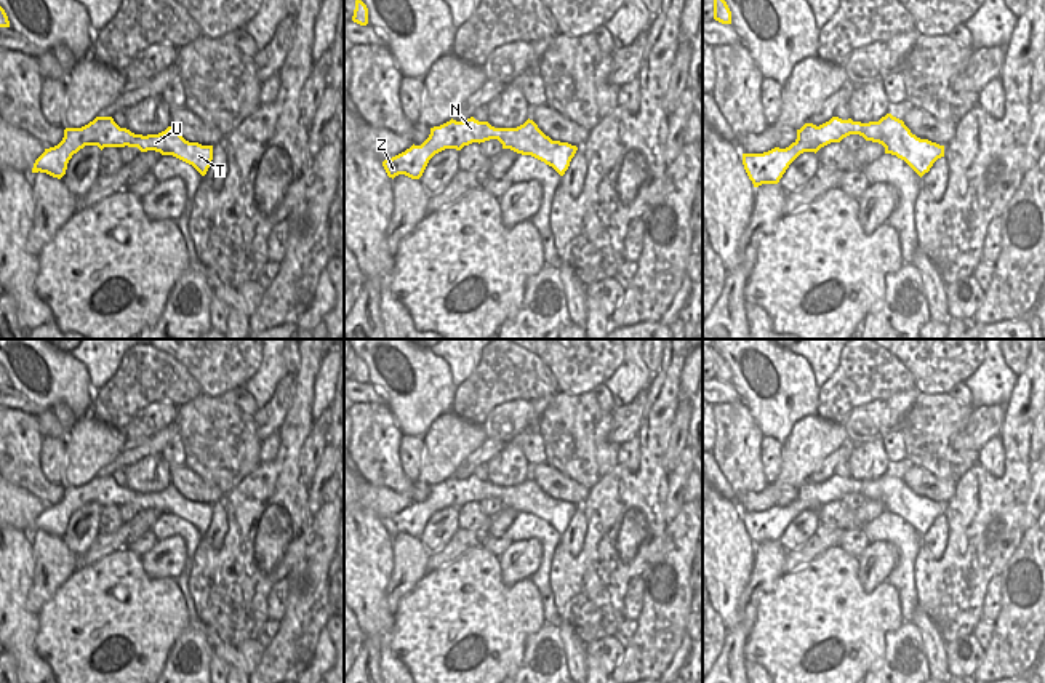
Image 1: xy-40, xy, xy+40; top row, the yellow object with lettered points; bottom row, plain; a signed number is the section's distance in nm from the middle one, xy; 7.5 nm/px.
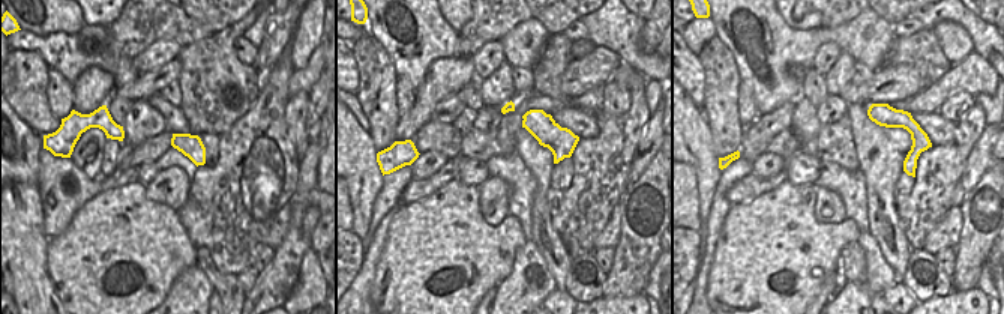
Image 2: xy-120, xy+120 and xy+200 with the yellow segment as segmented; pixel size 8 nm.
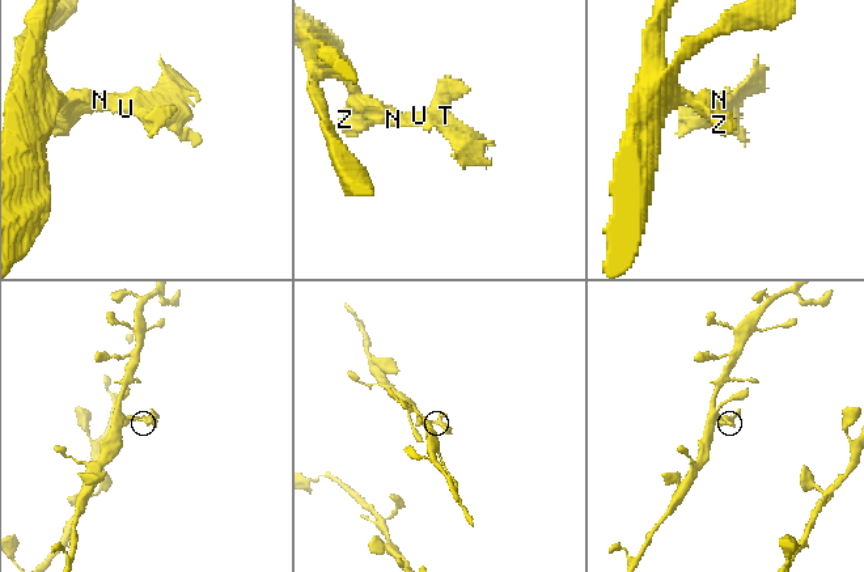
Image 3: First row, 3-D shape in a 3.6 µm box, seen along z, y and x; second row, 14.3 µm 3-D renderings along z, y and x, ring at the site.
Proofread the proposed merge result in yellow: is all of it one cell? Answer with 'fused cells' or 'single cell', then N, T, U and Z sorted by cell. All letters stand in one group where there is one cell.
fused cells; groups N Z / T U

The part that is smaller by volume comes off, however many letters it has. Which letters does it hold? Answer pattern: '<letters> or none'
T, U

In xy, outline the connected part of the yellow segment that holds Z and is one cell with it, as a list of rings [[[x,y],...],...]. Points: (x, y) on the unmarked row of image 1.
[[[474,475],[456,480],[450,478],[440,485],[430,486],[429,496],[421,504],[411,504],[405,510],[387,517],[382,520],[382,525],[389,536],[405,533],[411,537],[419,537],[429,521],[429,518],[445,509],[456,507],[461,509],[464,504],[472,501],[485,501],[496,497],[494,494],[501,493],[488,480],[478,480]]]

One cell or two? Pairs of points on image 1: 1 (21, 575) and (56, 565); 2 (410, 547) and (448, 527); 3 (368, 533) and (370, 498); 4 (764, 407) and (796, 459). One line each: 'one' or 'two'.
1: two
2: two
3: two
4: two

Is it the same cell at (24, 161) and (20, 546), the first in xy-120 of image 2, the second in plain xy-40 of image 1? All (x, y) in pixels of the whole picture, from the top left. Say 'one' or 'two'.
two

